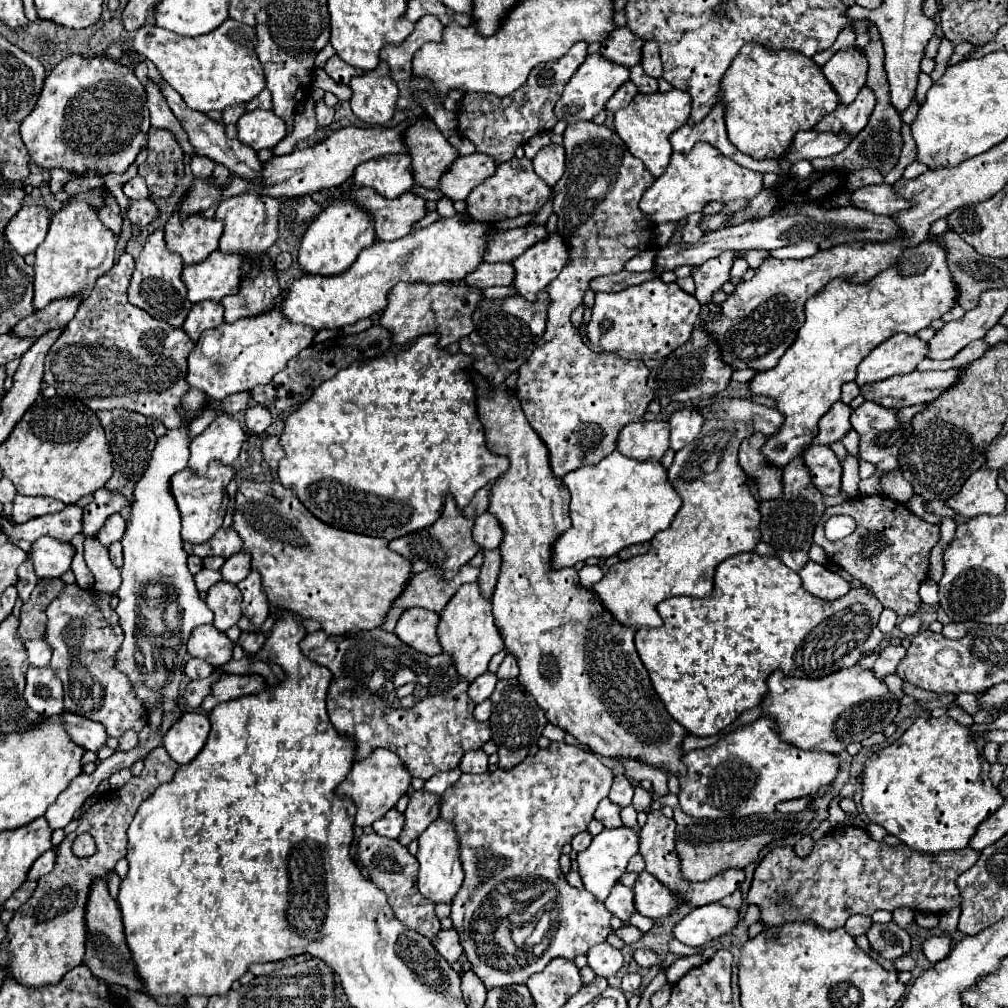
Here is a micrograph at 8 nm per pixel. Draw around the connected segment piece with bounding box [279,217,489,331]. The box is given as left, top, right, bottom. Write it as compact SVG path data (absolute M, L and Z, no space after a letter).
M457 217L439 219L437 223L411 231L407 237L397 241L375 241L373 247L365 249L355 265L339 277L311 277L303 275L293 281L281 299L281 315L291 323L309 325L313 331L321 329L343 329L373 313L387 307L387 295L397 283L439 283L439 281L461 281L471 273L483 255L483 239L489 233L489 225L471 219L471 225L463 225Z

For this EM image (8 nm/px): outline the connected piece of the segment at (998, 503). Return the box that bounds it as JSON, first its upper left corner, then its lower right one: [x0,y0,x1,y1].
[945,469,1005,519]

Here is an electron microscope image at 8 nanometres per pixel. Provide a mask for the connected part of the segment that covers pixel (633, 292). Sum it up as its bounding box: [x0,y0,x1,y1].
[587,277,699,359]

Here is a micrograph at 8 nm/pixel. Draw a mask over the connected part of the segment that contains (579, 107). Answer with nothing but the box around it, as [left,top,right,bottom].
[555,53,629,125]

